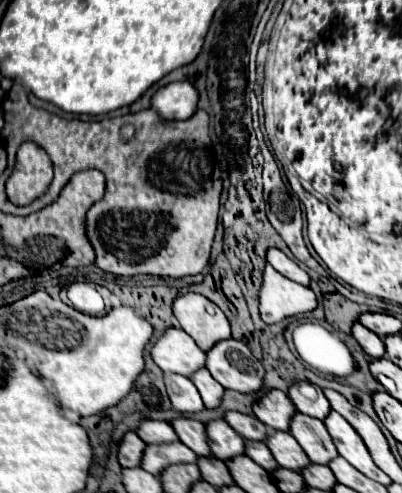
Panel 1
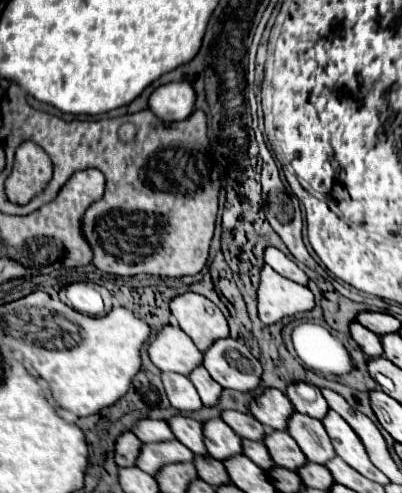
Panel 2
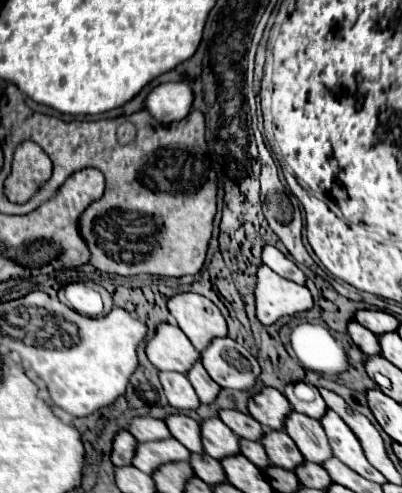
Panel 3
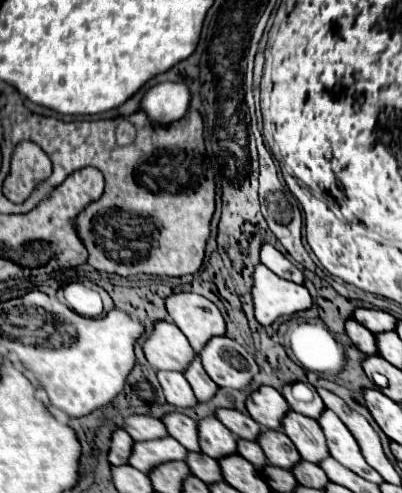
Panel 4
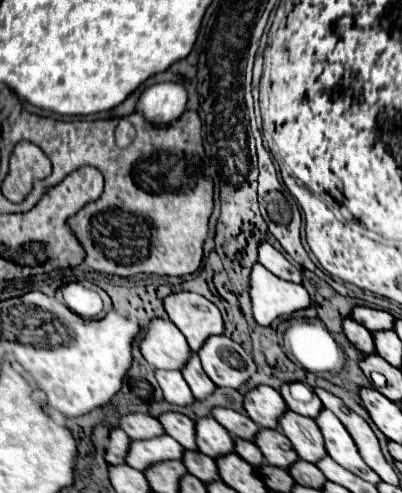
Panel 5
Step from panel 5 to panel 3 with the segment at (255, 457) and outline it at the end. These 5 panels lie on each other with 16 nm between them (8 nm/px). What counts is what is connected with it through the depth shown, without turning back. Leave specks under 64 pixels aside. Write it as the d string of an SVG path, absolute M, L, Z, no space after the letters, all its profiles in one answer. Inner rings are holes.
M240 440L240 454L246 456L252 464L256 464L256 466L262 468L262 470L264 470L266 466L270 466L264 448L262 448L258 442L252 442L252 440Z

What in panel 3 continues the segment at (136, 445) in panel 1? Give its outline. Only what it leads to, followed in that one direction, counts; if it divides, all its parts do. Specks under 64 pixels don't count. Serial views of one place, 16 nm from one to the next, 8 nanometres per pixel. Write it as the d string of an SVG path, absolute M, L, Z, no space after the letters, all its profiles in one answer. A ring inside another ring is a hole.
M120 430L112 440L112 452L110 452L112 464L114 466L130 466L134 446L136 446L134 436L128 434L126 430Z

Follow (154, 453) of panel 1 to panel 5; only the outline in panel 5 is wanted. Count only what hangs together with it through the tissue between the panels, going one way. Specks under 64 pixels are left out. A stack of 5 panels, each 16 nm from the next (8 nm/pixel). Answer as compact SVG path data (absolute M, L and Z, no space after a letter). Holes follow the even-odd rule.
M166 434L148 440L130 440L124 462L136 470L144 470L160 460L180 460L180 452L184 452L184 448Z

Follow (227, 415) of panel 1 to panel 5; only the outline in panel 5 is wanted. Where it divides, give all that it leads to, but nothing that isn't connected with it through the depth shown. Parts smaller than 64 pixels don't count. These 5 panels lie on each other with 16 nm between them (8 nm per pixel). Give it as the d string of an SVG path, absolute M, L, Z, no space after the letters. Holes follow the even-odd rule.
M216 406L212 408L210 416L220 422L232 436L238 436L238 438L244 438L244 440L252 440L254 434L258 432L258 424L254 424L252 420L248 420L248 416L244 416L242 412L236 412L236 410L230 410L230 408L222 408L222 406Z

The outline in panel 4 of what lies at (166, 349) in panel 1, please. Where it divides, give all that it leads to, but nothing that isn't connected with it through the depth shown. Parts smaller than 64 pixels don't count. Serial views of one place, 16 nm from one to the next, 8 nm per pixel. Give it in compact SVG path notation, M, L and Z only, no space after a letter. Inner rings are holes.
M156 320L142 340L146 360L158 370L182 372L196 352L190 348L186 336L166 320Z

